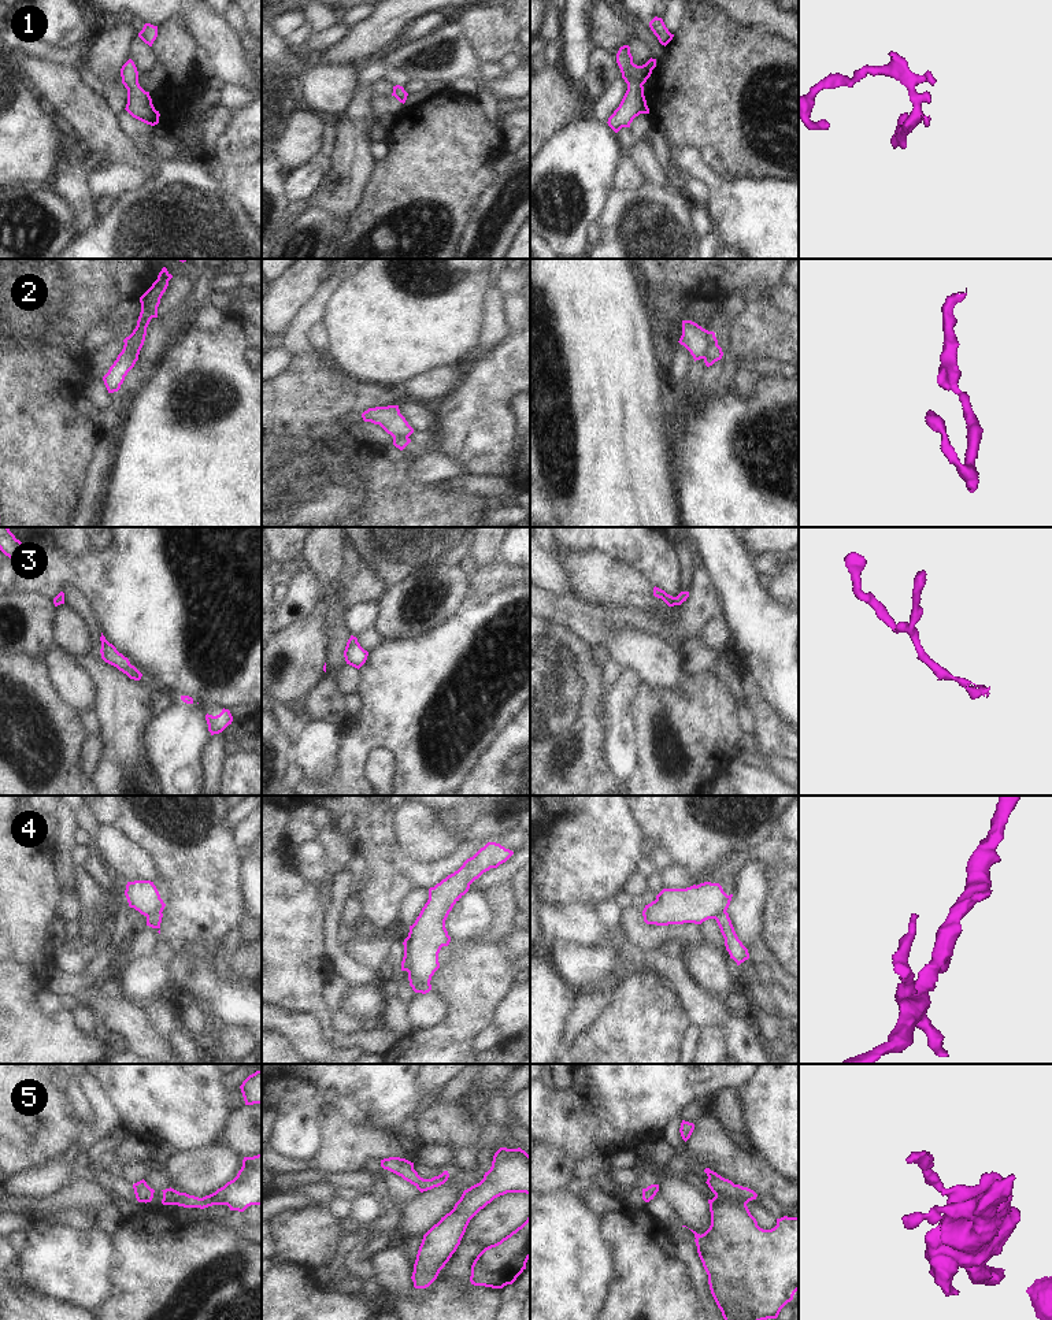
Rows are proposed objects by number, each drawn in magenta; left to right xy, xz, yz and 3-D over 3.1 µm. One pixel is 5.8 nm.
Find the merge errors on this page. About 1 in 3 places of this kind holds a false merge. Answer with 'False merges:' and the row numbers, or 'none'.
False merges: 2, 4

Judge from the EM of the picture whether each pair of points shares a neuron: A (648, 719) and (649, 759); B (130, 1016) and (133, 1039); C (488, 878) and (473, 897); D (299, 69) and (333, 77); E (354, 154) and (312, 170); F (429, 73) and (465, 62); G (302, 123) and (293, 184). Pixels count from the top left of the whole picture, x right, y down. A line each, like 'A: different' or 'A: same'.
A: same
B: same
C: different
D: same
E: different
F: same
G: different

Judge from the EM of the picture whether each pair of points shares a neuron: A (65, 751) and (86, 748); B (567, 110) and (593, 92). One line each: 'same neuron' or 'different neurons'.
A: different neurons
B: different neurons

